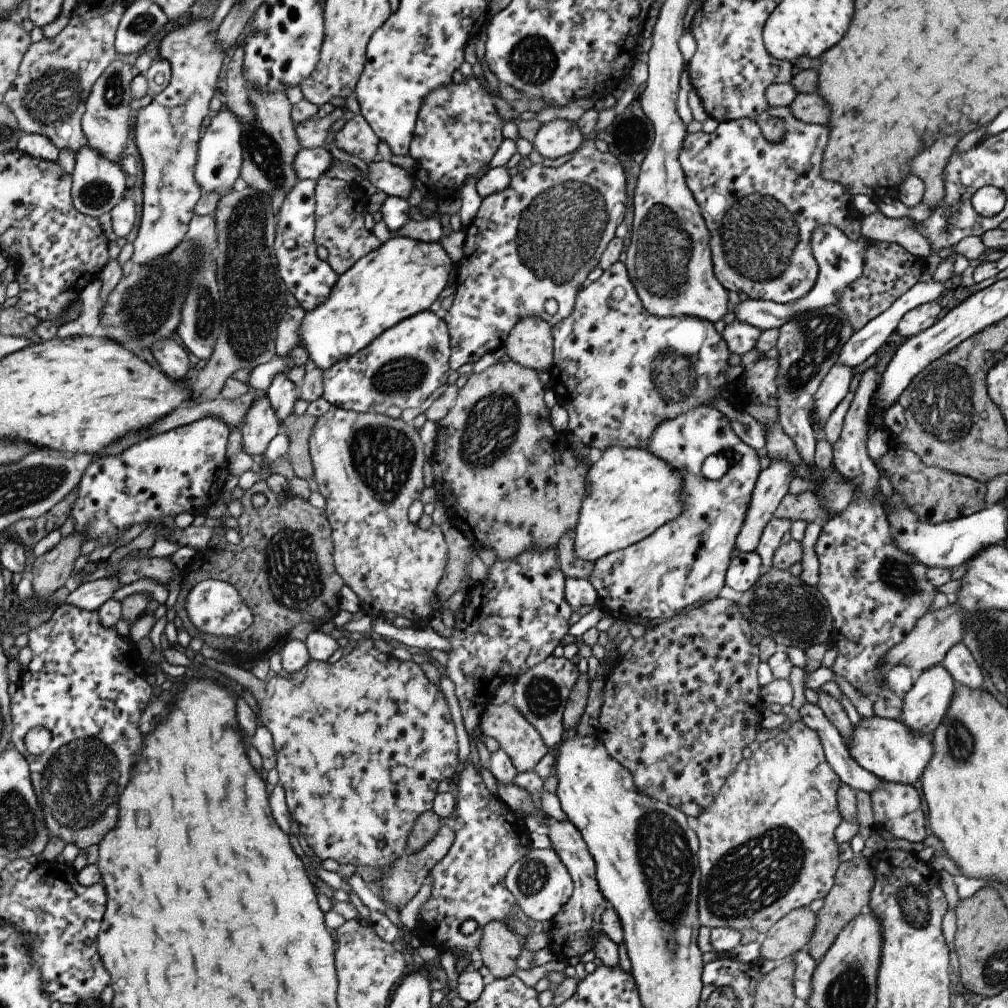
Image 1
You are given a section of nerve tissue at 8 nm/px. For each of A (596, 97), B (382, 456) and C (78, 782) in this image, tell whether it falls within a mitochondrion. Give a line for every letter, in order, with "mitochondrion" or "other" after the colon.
A: other
B: mitochondrion
C: mitochondrion

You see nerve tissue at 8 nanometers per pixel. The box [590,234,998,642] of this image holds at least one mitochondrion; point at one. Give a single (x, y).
(944, 404)

